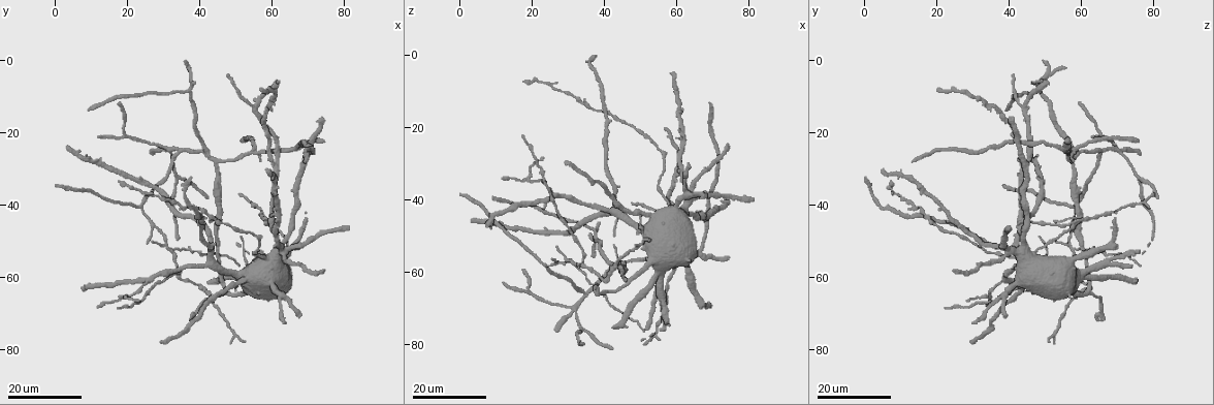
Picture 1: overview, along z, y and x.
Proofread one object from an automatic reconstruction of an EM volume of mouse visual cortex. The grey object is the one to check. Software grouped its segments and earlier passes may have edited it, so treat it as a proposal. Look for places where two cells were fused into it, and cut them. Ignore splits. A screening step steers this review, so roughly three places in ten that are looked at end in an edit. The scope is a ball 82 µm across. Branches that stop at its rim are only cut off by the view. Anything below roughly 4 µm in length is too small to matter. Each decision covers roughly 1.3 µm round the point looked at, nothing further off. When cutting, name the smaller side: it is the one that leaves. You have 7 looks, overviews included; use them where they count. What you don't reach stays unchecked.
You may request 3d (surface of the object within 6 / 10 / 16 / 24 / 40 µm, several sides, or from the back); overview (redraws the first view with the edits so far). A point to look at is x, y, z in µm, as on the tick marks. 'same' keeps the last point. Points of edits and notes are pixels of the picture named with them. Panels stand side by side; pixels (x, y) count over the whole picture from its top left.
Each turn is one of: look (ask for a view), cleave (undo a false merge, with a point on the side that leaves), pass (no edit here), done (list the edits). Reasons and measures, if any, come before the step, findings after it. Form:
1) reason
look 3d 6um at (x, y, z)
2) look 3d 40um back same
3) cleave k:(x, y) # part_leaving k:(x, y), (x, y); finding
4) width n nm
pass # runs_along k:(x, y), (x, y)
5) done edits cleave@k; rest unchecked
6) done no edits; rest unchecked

four arms meet
look 3d 24um at (18.5, 65.0, 34.0)

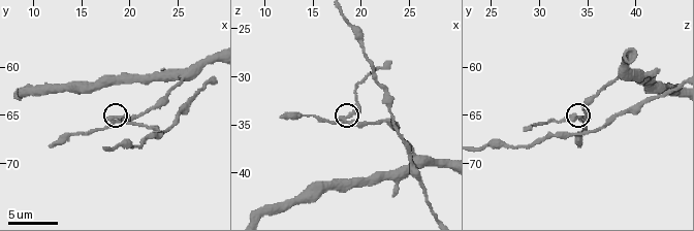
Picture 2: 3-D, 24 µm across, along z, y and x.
zoom in
look 3d 6um at (18.8, 65.0, 34.0)

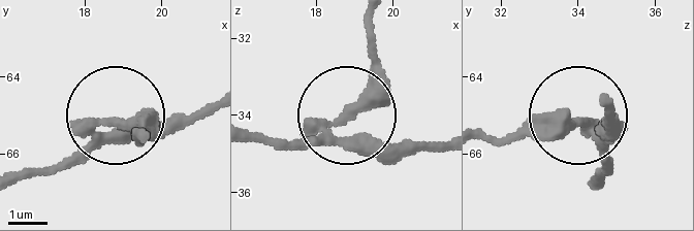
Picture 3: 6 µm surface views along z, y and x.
arms 4
pass # runs_along 3:(436, 141), (377, 138), (350, 111), (377, 36); all the same cell

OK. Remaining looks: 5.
look 3d 10um at (25.4, 61.0, 38.8)

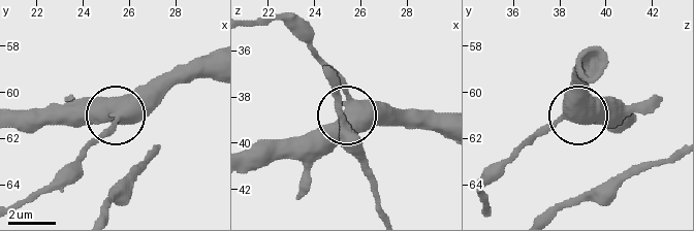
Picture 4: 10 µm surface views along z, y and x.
pass # one cell here

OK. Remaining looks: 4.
look 3d 24um at (30.0, 51.0, 56.5)

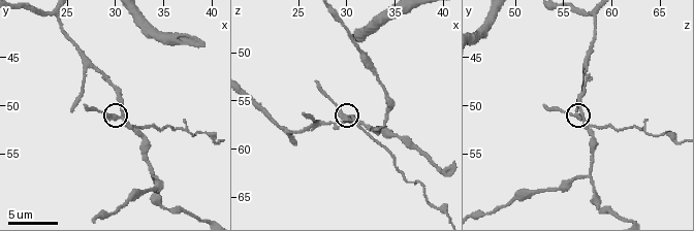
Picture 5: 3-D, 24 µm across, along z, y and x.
zoom in
look 3d 6um at (30.8, 51.0, 56.8)

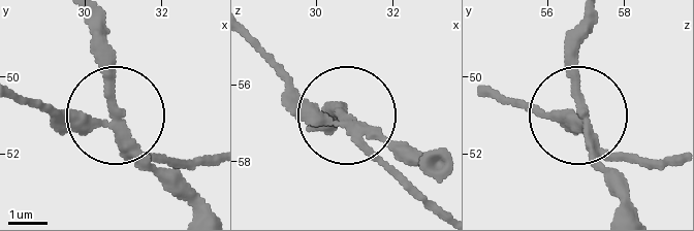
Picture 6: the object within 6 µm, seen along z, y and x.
side_arm 6 um; arms 3
cleave 6:(75, 116) # two cells meet here

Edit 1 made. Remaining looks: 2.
done edits cleave@6; rest unchecked

